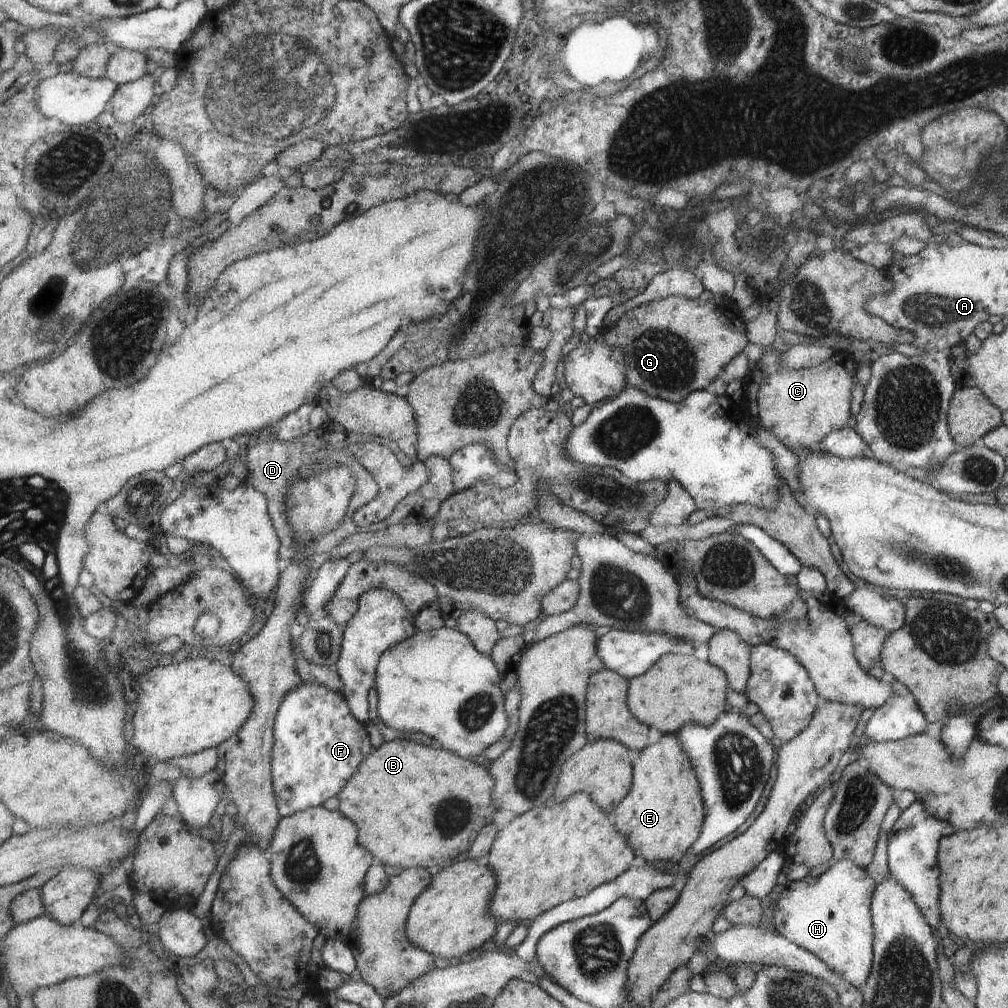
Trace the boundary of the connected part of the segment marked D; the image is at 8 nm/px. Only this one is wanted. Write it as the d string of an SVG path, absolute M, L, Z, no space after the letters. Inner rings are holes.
M326 428L314 430L310 435L294 441L267 441L256 445L248 454L247 466L249 476L247 482L252 484L253 487L261 491L269 499L269 514L275 523L275 528L282 542L281 558L284 560L296 559L301 553L308 557L326 552L333 553L350 536L363 532L363 529L357 527L358 513L366 504L371 504L381 491L381 487L378 485L376 478L374 478L374 474L370 470L366 470L353 455L348 455L348 458L344 458L343 462L353 471L353 474L357 478L357 492L351 501L346 524L340 526L339 529L332 533L316 537L307 545L303 545L295 537L295 529L289 520L289 505L287 504L287 499L289 498L291 489L299 482L299 479L308 479L318 470L320 460L318 460L319 457L317 454L323 451L322 441L320 440L320 433L322 432L326 432ZM290 448L301 448L302 450L296 456L292 456L290 454Z

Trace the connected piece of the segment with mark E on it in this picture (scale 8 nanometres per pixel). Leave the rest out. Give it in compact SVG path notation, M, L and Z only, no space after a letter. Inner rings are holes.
M669 733L661 741L635 755L634 794L622 802L614 814L616 827L628 836L629 844L634 848L640 861L664 862L664 860L680 860L688 856L692 845L700 837L704 826L704 796L701 795L701 784L694 771L688 752L676 733Z

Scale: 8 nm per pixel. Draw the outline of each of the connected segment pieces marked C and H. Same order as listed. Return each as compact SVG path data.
M774 347L771 349L766 350L765 354L762 356L762 359L756 363L756 370L752 370L751 374L748 374L748 376L745 378L744 383L747 385L747 389L745 390L746 399L748 402L748 406L752 410L752 419L761 426L765 427L766 429L770 429L773 434L780 440L785 446L787 446L789 449L794 450L796 448L804 448L806 450L810 450L814 448L818 443L820 443L830 432L842 429L843 427L847 427L848 420L850 420L850 416L852 415L851 412L851 397L852 397L852 391L854 390L854 387L857 384L857 376L854 376L856 372L848 372L848 368L846 368L844 362L843 362L843 356L833 356L831 359L829 359L827 362L824 362L823 364L817 365L813 368L806 368L801 369L798 371L790 371L787 369L781 368L781 363L779 362L779 356L781 355L778 350L776 350Z
M850 860L834 862L833 866L820 877L808 875L800 881L787 881L782 894L780 894L779 902L775 901L769 911L769 919L783 938L818 956L846 983L861 990L866 985L874 959L874 932L870 906L876 886L865 870Z

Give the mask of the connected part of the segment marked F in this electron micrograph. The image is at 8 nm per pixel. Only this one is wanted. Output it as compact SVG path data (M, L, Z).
M304 681L292 690L282 704L275 730L276 746L273 759L273 778L279 799L282 818L292 817L324 804L332 797L339 797L344 786L358 773L361 765L375 752L367 725L354 715L349 700L343 693L330 689L323 683Z

